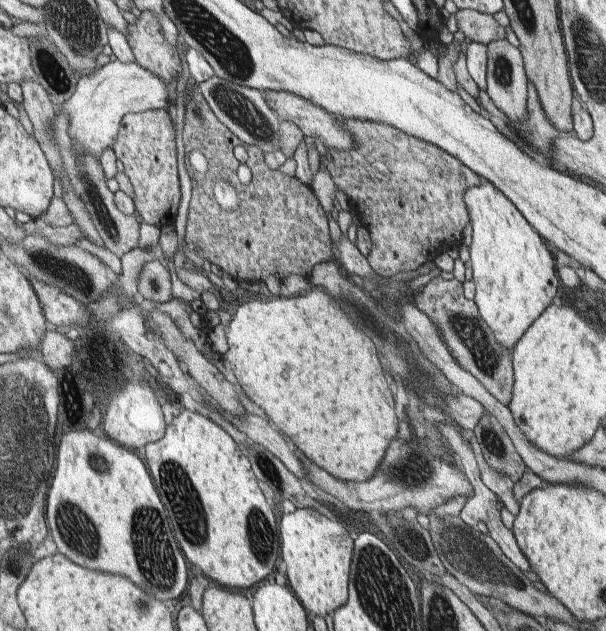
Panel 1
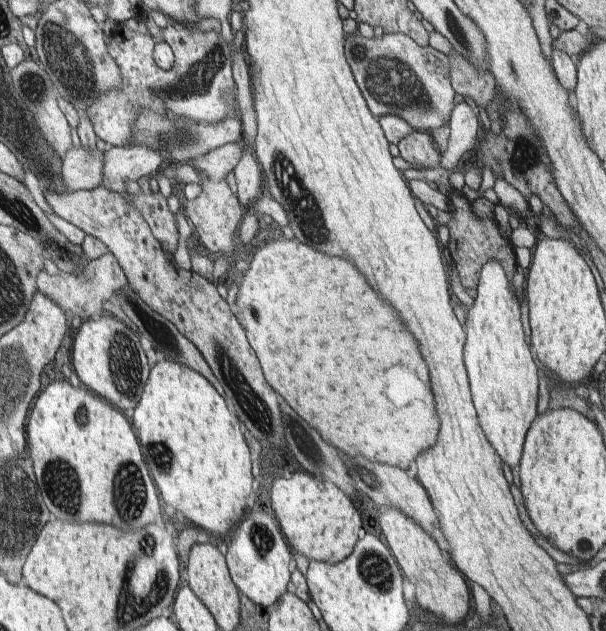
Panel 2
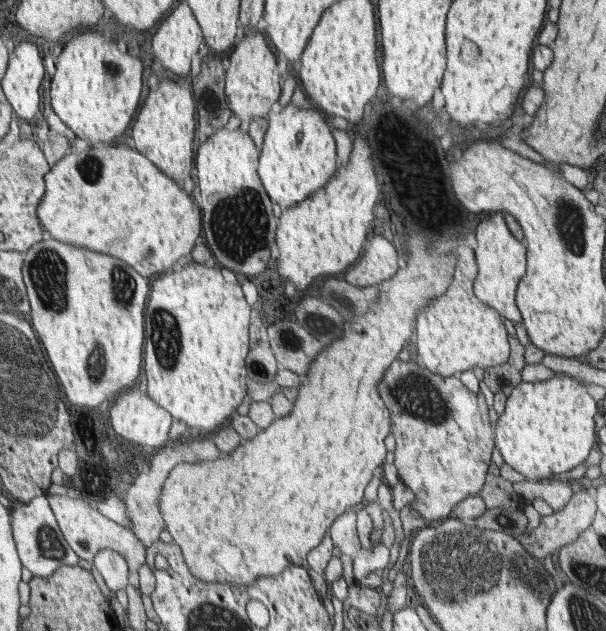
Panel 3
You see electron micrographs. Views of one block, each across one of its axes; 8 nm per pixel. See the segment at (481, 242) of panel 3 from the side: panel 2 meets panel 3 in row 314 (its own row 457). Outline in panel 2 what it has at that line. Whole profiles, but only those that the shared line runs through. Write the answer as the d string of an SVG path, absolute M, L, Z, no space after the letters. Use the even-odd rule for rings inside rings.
M490 259L490 262L481 268L476 292L474 304L468 307L466 314L468 336L464 348L464 360L466 368L469 370L469 385L482 428L493 447L497 449L501 459L505 460L506 464L512 468L521 462L527 432L538 414L536 408L536 404L538 404L538 368L534 364L534 358L532 358L530 346L526 342L524 328L522 328L520 302L514 296L514 286L509 280L509 274L498 259Z

